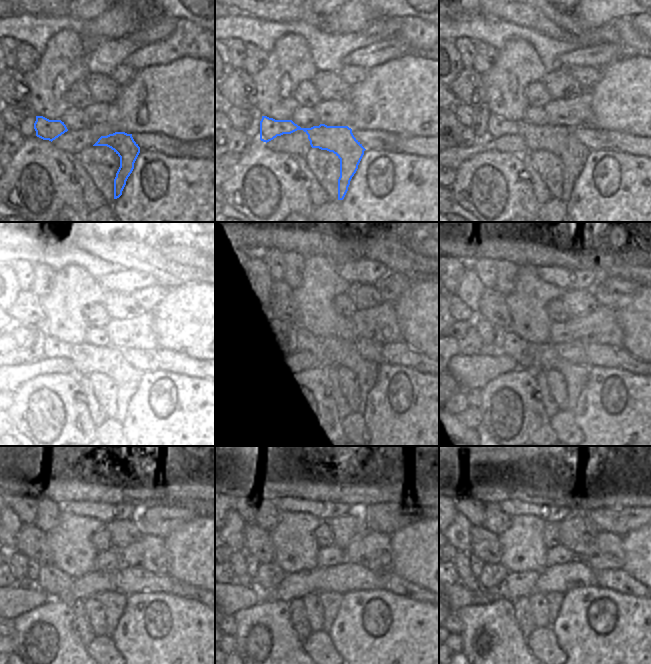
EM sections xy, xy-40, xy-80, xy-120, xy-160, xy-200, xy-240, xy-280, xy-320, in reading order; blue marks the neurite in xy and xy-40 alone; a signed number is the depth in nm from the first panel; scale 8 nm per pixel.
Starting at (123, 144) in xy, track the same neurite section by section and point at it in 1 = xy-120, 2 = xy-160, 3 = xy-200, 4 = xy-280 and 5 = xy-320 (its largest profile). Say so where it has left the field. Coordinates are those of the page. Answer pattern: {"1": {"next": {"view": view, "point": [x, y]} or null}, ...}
{"1": {"next": {"view": "xy-120", "point": [86, 358]}}, "2": {"next": {"view": "xy-160", "point": [328, 356]}}, "3": {"next": {"view": "xy-200", "point": [544, 356]}}, "4": {"next": {"view": "xy-280", "point": [268, 576]}}, "5": {"next": {"view": "xy-320", "point": [491, 575]}}}

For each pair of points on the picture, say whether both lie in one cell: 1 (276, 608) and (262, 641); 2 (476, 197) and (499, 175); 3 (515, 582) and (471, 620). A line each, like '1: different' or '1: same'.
1: same
2: same
3: different

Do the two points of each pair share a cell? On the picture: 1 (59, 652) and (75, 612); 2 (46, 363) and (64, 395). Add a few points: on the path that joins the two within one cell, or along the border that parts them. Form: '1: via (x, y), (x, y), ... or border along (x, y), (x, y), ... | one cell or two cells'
1: border along (68, 605), (69, 624), (83, 644) | two cells
2: border along (73, 373), (41, 373), (29, 379) | two cells

